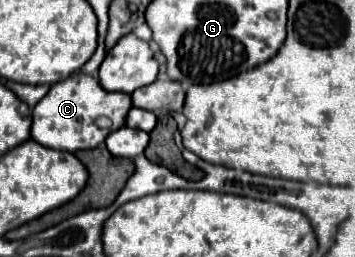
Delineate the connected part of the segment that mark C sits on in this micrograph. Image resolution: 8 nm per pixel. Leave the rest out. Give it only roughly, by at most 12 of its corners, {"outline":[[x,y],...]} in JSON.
{"outline":[[93,75],[55,83],[31,137],[75,153],[125,125],[131,95]]}

